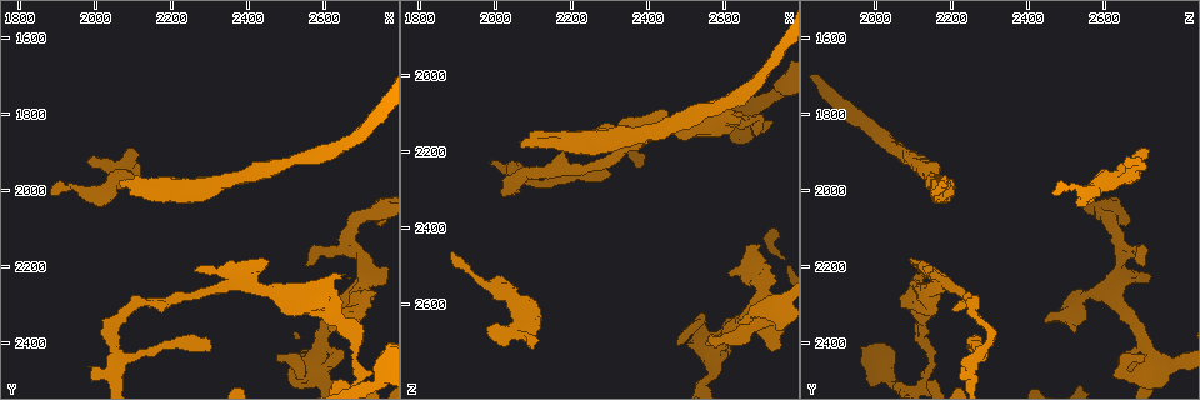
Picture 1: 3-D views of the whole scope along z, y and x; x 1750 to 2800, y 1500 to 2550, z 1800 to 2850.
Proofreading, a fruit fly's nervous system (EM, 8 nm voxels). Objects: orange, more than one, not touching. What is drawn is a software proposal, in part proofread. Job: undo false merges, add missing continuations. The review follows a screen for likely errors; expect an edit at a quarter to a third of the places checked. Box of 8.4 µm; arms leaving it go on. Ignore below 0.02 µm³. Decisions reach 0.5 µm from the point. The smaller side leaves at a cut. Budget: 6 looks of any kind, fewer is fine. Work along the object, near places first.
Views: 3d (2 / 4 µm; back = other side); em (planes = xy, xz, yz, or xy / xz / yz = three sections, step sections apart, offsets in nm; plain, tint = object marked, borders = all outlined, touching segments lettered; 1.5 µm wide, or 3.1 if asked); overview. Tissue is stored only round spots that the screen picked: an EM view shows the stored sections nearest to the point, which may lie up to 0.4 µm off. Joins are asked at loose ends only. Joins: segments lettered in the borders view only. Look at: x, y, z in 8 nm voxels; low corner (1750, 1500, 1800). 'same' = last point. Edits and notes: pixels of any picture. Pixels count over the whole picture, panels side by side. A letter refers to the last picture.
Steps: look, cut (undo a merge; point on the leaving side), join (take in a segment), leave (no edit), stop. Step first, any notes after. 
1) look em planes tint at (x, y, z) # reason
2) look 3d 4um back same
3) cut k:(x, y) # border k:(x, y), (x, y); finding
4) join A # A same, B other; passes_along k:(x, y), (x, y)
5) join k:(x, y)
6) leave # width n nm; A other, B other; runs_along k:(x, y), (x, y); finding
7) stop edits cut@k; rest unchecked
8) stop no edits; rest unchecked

look em xy step 4 borders at (2060, 1980, 2170) # an open end

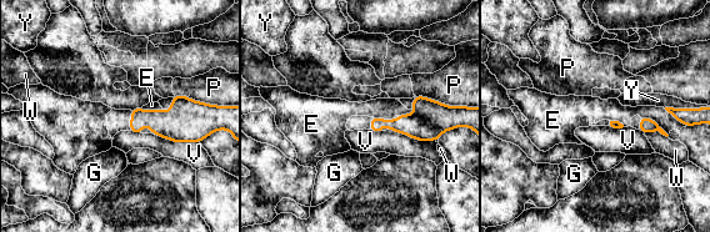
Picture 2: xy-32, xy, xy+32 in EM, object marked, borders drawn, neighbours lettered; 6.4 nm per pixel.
look em planes borders same # another direction

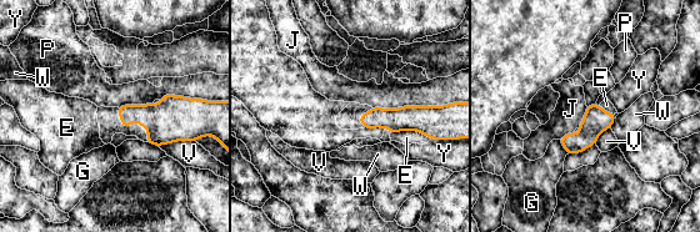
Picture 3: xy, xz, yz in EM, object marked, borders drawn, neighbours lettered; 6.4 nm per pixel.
join E # E same, G other, J other, P other, V other, W other, Y other; passes_along 3:(444, 122), (410, 130), (406, 137); it goes on there

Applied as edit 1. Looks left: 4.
look overview

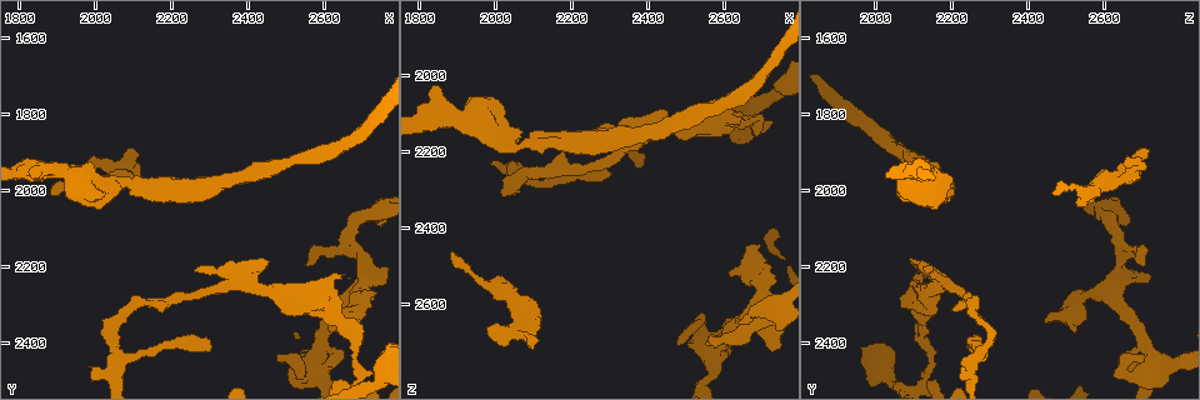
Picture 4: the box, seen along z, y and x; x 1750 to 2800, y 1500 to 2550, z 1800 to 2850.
look em yz step 8 borders at (1890, 2010, 2465) # thin end

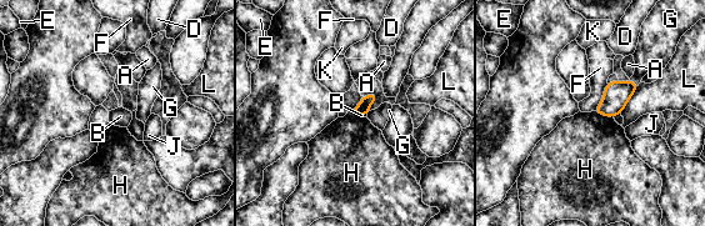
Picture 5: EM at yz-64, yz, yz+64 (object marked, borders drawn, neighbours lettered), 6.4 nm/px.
leave # longest_contact L 220 nm; A other, B other, D other, E other, F other, G other, H other, J other, K other, L other; border 5:(595, 110), (613, 117); no lettered segment goes on from it

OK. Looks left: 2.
stop edits join@3; rest unchecked

